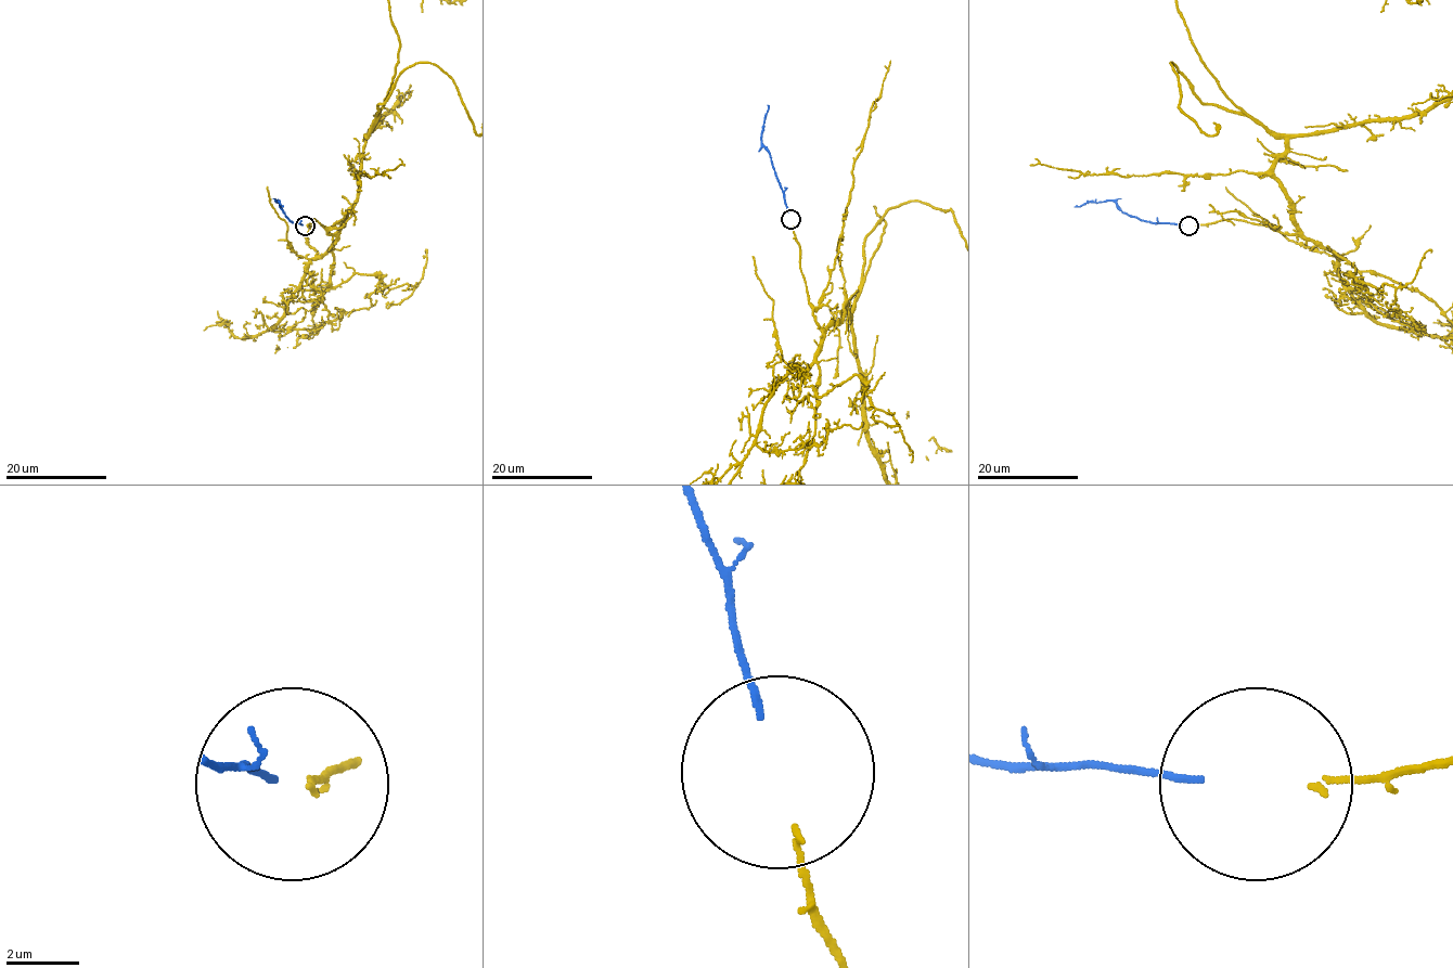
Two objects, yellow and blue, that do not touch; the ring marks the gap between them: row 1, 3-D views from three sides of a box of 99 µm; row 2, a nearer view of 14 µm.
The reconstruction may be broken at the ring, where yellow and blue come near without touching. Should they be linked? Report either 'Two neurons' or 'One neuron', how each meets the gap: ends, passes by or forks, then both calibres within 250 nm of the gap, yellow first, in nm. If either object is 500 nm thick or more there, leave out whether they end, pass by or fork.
One neuron. At the ring yellow ends. At the ring blue ends. Thickness 150 nm (yellow) against 180 nm

